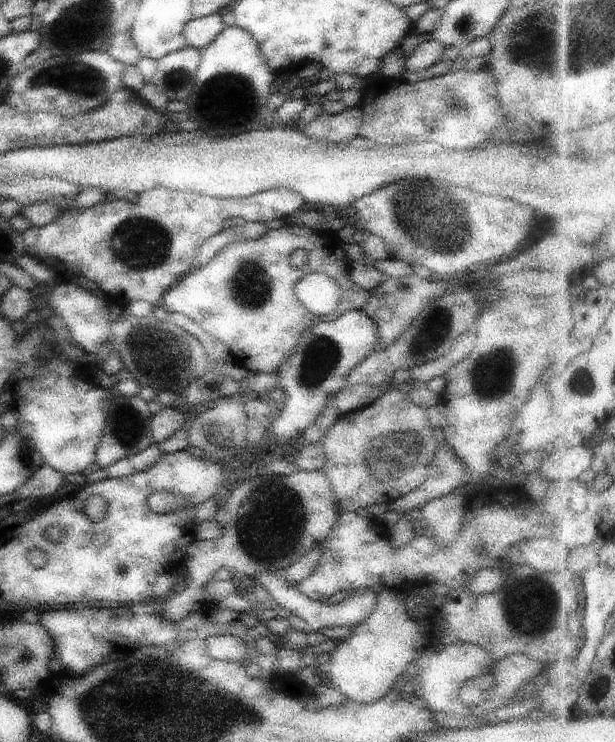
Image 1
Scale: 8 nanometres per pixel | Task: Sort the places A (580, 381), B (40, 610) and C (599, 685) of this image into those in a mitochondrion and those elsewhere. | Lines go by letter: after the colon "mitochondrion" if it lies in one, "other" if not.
A: mitochondrion
B: other
C: mitochondrion

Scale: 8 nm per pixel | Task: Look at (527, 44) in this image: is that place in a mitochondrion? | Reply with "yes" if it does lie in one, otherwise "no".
yes

